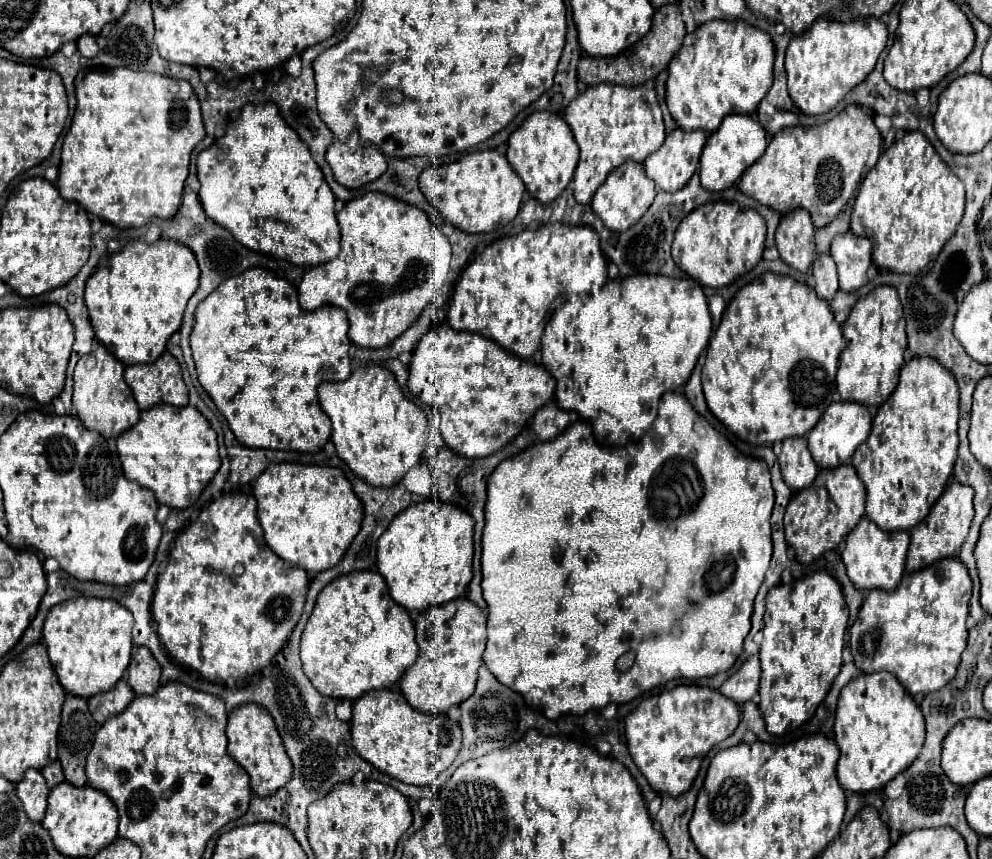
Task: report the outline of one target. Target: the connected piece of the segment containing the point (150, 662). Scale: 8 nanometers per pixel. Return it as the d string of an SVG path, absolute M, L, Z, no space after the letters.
M138 647L128 667L128 685L136 695L152 695L160 687L160 665L148 647Z

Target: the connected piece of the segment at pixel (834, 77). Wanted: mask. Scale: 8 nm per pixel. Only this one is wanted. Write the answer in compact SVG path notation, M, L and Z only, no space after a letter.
M820 17L806 33L796 35L786 49L788 93L794 105L806 115L822 115L834 109L874 69L886 39L888 29L880 19L862 17L852 23L836 23Z

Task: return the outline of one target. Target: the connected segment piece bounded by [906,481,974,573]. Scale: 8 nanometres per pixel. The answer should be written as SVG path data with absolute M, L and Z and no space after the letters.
M952 481L944 489L944 493L936 501L936 505L928 513L928 517L924 521L920 521L920 525L916 525L910 531L910 549L908 549L908 557L906 557L906 571L908 573L920 571L920 569L932 565L934 561L940 561L944 557L954 557L958 553L960 545L964 543L964 539L968 535L970 521L974 517L972 497L974 497L974 489L960 485L958 481Z

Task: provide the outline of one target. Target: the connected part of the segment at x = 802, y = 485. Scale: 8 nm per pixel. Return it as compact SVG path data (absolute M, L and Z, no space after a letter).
M804 437L784 439L784 447L782 447L782 455L778 457L778 463L784 481L788 481L788 487L792 491L806 489L816 479L818 467L808 451Z

